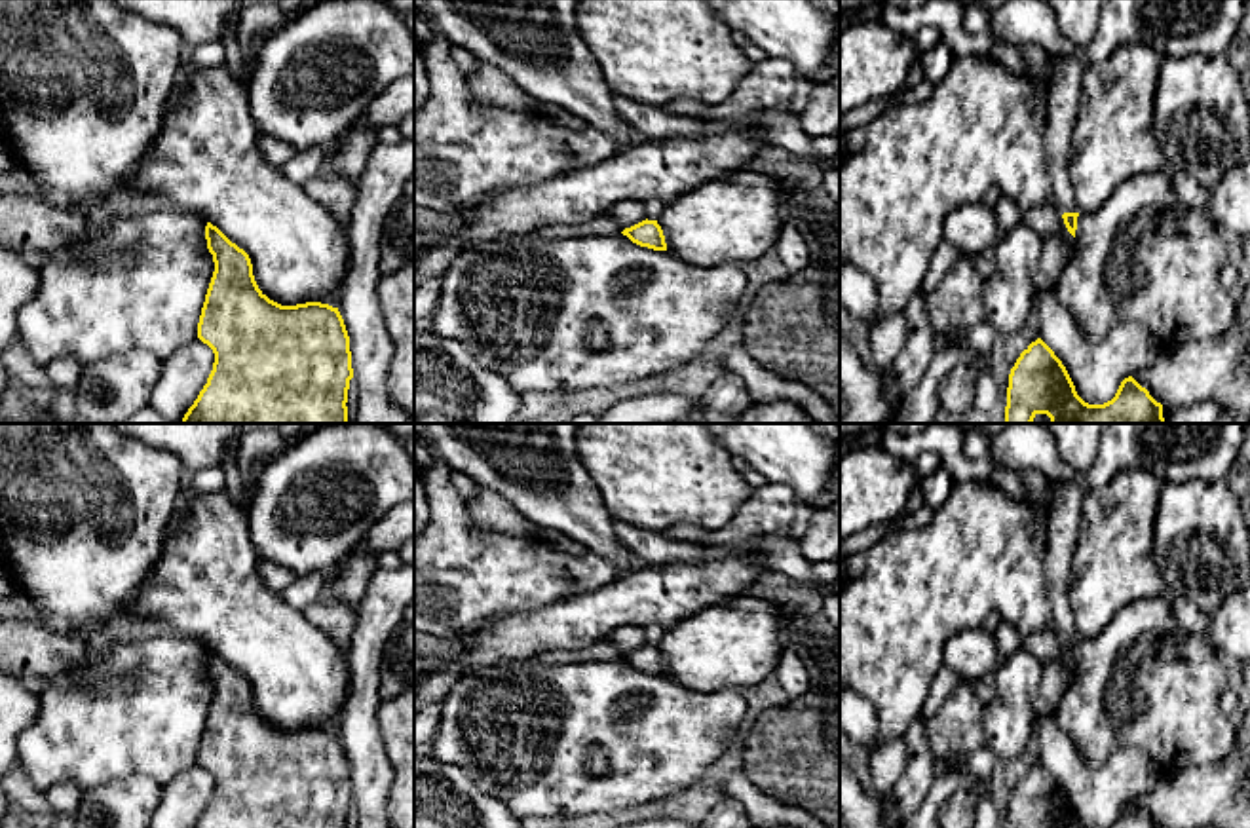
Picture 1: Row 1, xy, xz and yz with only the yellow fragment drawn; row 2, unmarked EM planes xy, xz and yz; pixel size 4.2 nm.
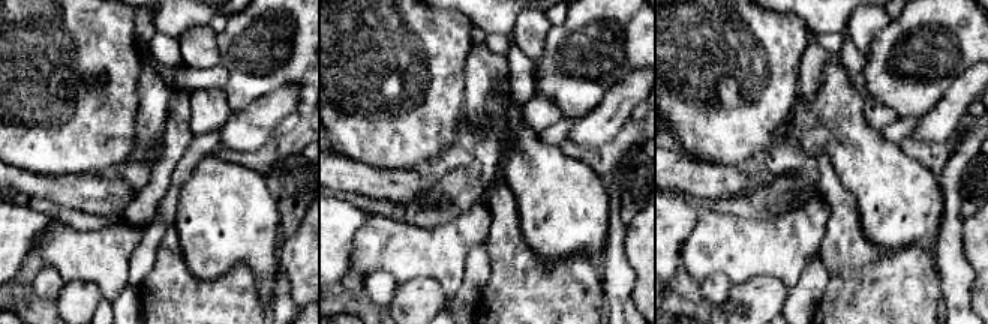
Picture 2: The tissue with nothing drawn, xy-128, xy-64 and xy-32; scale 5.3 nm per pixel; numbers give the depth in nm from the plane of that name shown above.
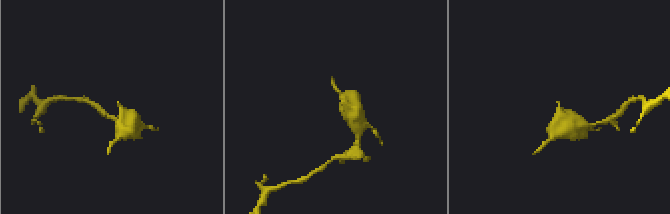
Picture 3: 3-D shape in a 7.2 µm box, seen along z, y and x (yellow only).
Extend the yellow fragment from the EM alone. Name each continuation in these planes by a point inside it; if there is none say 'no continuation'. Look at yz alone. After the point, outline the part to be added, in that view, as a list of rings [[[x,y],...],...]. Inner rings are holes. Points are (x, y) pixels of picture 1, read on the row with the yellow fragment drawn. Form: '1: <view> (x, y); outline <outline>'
1: yz (1064, 78); outline [[[1068,55],[1051,63],[1047,78],[1047,167],[1054,192],[1052,205],[1062,215],[1079,213],[1070,179],[1070,142],[1079,108],[1083,74],[1085,65],[1075,55]]]

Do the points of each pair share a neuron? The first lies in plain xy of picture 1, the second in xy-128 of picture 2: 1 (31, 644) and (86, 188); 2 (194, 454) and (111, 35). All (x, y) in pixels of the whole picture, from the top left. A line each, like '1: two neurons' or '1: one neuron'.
1: one neuron
2: two neurons

